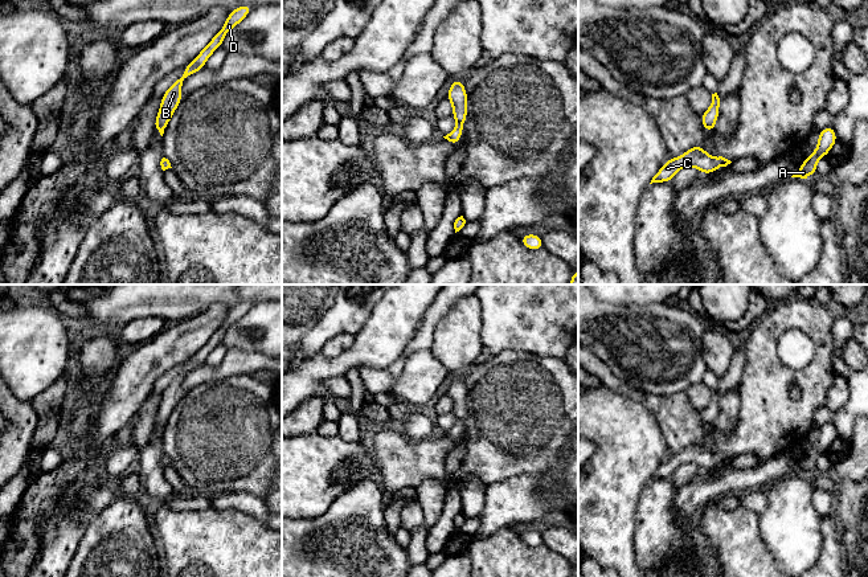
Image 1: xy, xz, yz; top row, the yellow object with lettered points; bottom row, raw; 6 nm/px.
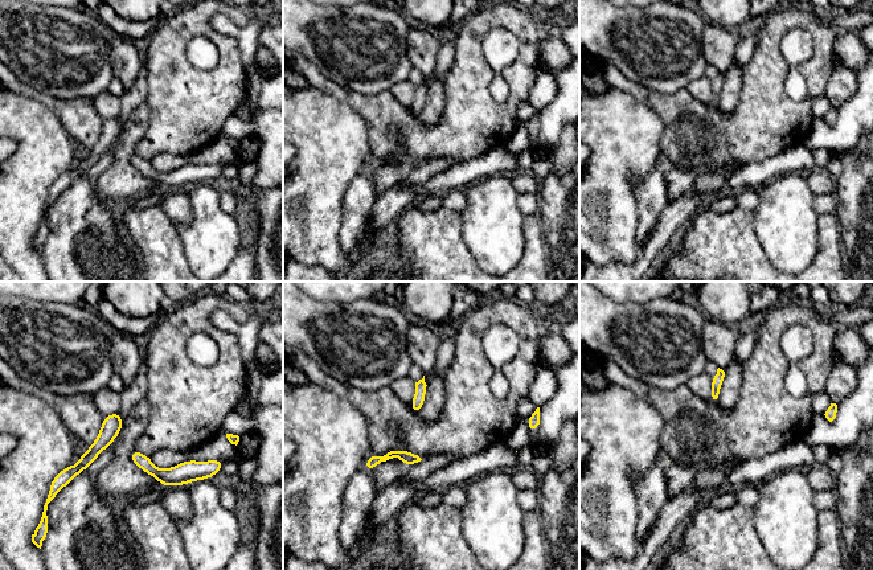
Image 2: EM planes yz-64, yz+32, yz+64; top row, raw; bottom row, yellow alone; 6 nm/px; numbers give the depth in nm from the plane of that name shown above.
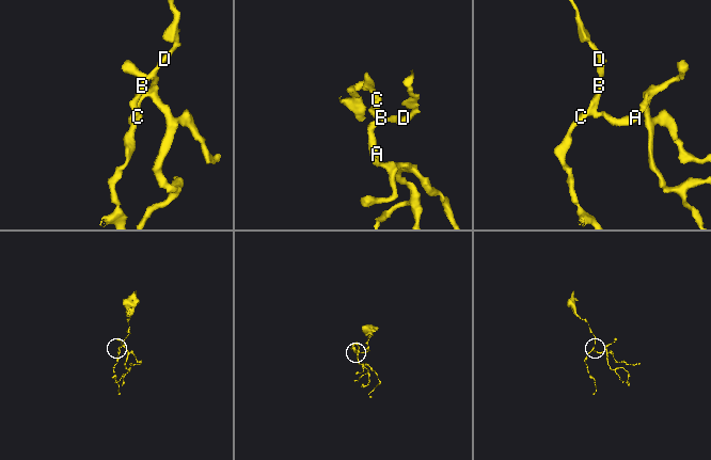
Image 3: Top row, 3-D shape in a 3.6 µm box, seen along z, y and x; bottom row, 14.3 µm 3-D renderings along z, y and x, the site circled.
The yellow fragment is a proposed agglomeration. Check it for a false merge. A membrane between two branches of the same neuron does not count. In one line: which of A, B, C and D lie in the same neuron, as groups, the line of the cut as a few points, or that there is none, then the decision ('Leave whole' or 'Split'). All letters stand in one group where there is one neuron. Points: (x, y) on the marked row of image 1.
Groups: A B C D. No split. Leave whole

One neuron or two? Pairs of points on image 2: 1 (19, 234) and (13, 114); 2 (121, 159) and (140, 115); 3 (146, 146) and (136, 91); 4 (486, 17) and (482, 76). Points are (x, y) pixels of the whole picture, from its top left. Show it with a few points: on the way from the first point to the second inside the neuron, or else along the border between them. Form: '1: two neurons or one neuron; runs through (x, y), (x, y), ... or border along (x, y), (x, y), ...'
1: one neuron; runs through (19, 204), (19, 187), (24, 180), (24, 144)
2: one neuron; runs through (126, 148), (130, 135), (136, 126)
3: two neurons; border along (148, 70), (147, 97), (144, 101)
4: one neuron; runs through (474, 32), (474, 61)

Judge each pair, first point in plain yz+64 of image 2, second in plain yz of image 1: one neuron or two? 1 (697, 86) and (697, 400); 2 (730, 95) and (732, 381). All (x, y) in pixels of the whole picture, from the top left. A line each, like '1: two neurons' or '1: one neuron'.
1: one neuron
2: two neurons

